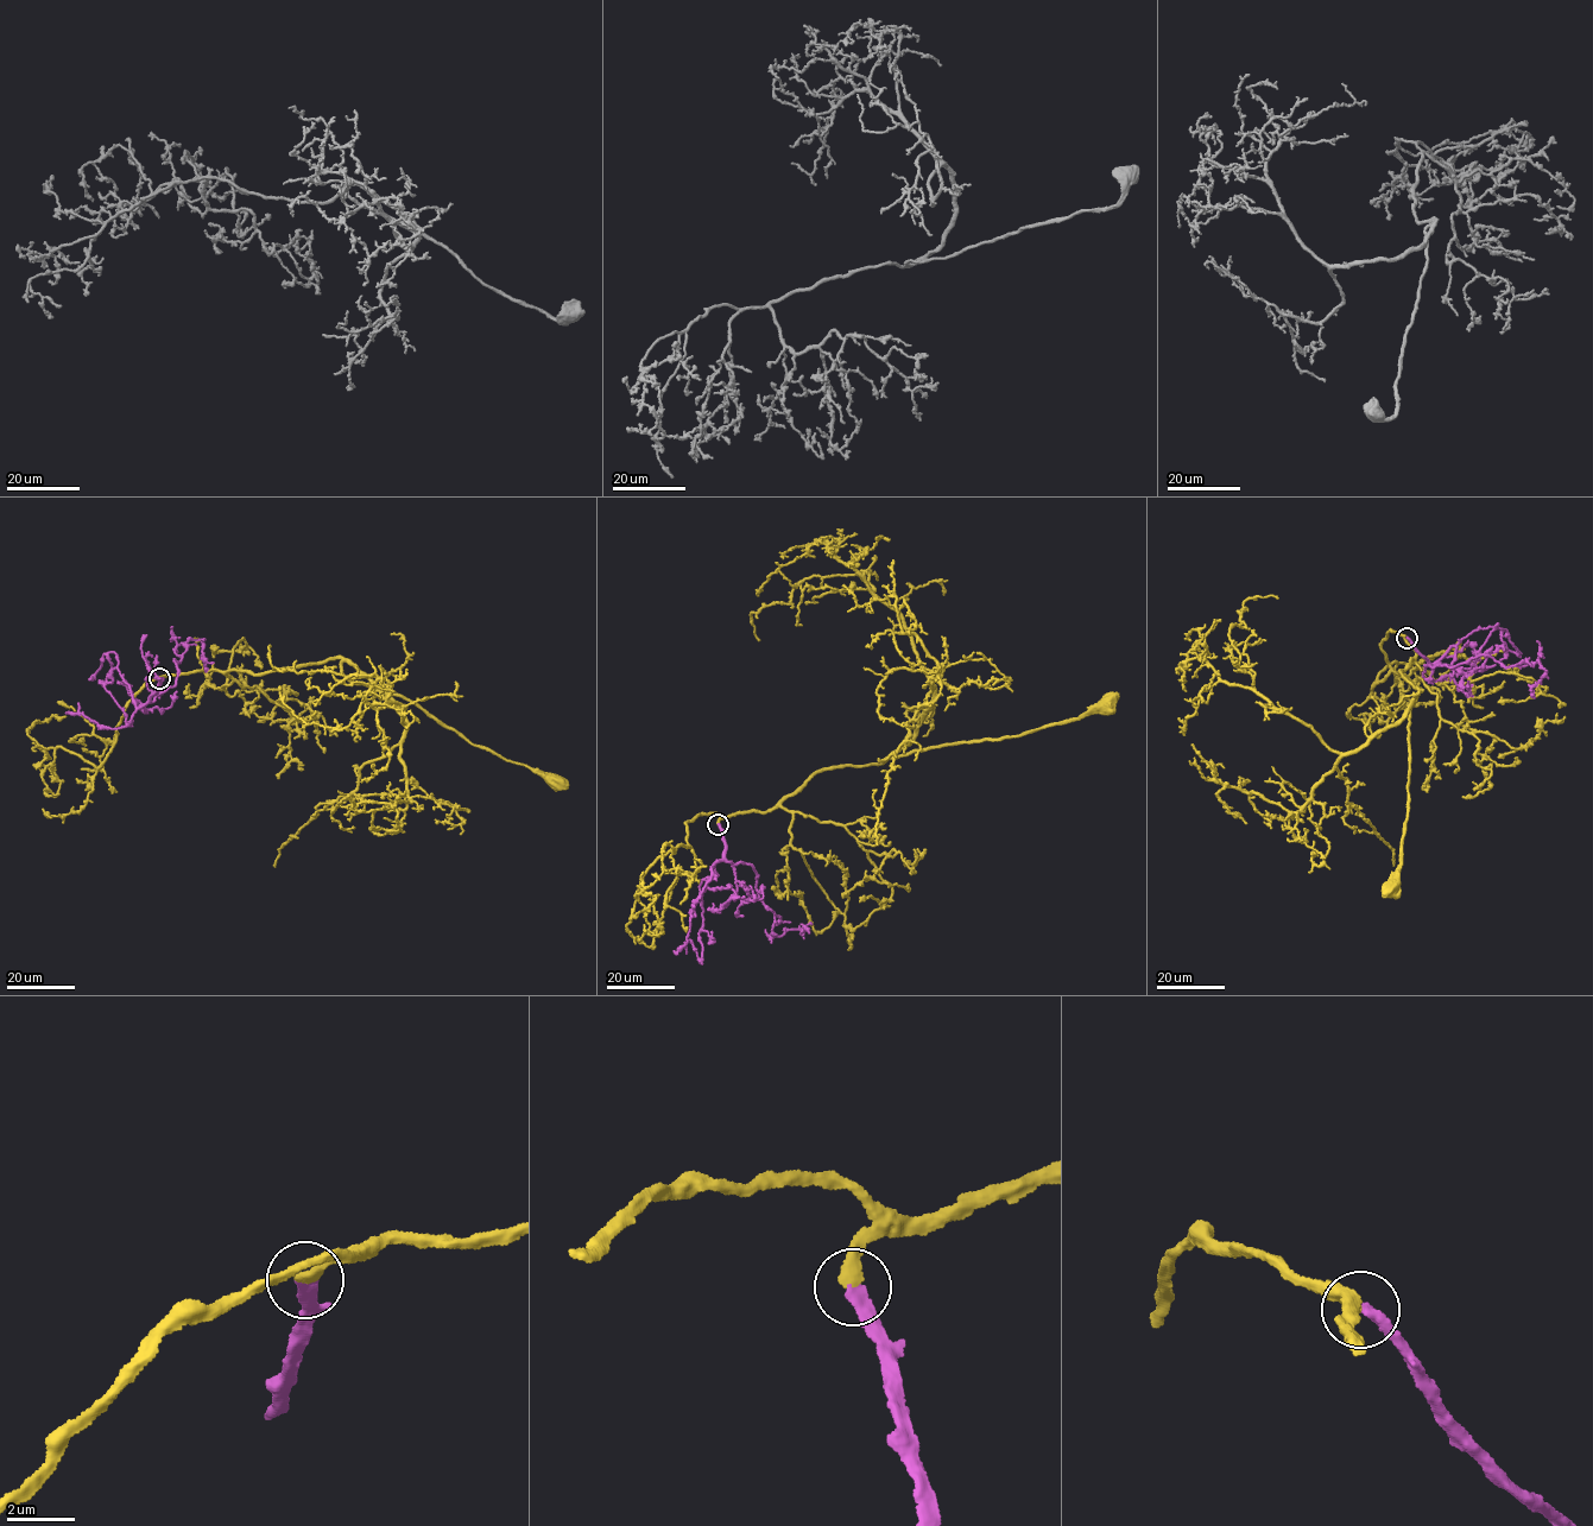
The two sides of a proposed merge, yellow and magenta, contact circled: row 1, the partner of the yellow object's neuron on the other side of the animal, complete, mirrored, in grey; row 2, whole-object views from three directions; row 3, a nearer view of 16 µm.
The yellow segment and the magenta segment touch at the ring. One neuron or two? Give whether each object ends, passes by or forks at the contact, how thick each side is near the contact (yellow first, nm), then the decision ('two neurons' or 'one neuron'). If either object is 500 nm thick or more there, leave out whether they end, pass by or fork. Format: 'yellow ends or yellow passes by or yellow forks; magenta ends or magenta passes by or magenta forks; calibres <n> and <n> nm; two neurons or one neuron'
yellow ends; magenta ends; calibres 360 and 400 nm; one neuron

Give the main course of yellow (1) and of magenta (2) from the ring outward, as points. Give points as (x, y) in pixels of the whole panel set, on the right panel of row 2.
1: (1407, 638), (1417, 654), (1399, 671), (1420, 691), (1408, 717), (1409, 812), (1401, 863), (1388, 885), (1391, 886)
2: (1407, 638), (1432, 666), (1452, 667), (1486, 654), (1504, 666), (1538, 662), (1546, 675), (1531, 689), (1535, 698)

